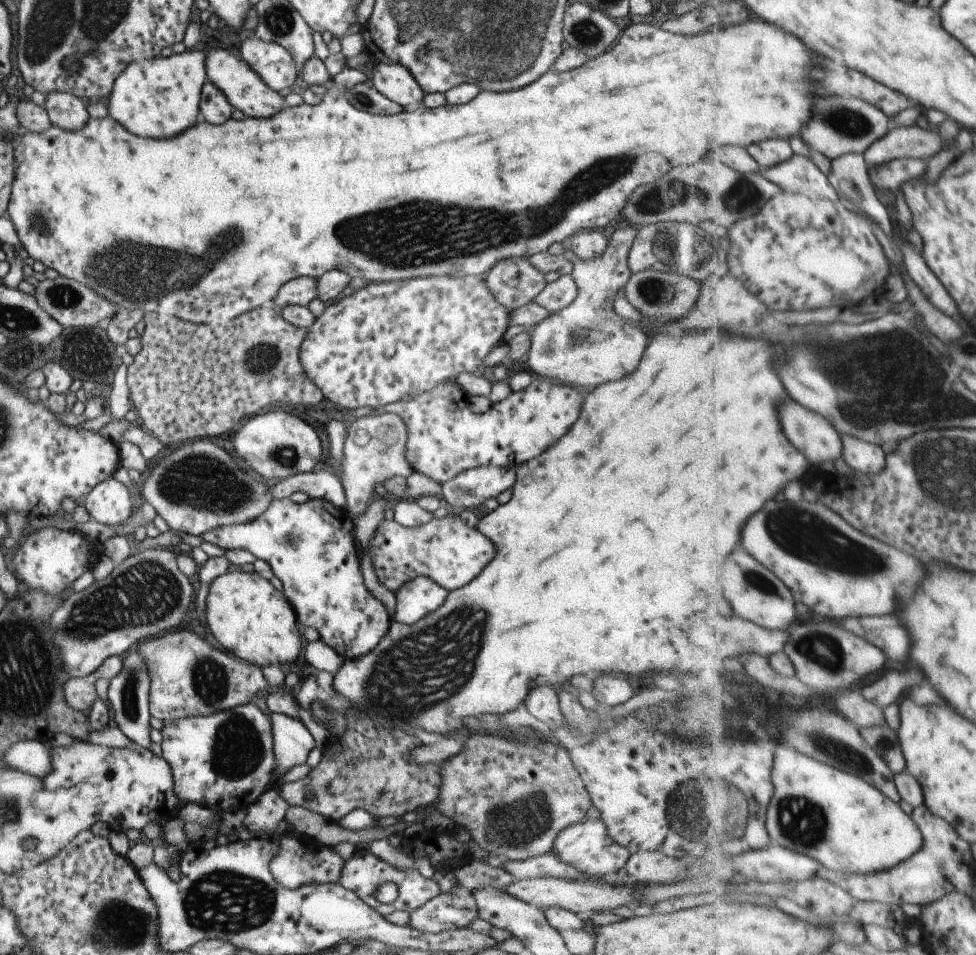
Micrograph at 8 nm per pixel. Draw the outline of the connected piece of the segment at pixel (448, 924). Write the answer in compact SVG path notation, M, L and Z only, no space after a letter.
M457 884L451 888L451 892L440 893L417 908L409 915L404 927L421 933L439 933L463 929L477 917L477 908L471 892Z

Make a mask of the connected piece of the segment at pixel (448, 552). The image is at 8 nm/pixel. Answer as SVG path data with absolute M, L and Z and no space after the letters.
M457 514L431 518L420 526L403 527L393 520L377 524L367 544L367 554L377 580L392 593L417 576L431 578L447 591L467 584L493 556L493 546L477 528L469 528Z

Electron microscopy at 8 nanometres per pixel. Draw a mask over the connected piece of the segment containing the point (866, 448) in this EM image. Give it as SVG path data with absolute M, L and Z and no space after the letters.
M842 435L842 438L845 446L844 461L856 473L872 475L885 470L887 452L878 446L878 442L867 442L847 435Z

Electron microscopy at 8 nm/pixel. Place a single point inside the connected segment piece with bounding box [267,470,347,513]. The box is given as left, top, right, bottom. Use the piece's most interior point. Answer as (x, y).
(319, 484)

